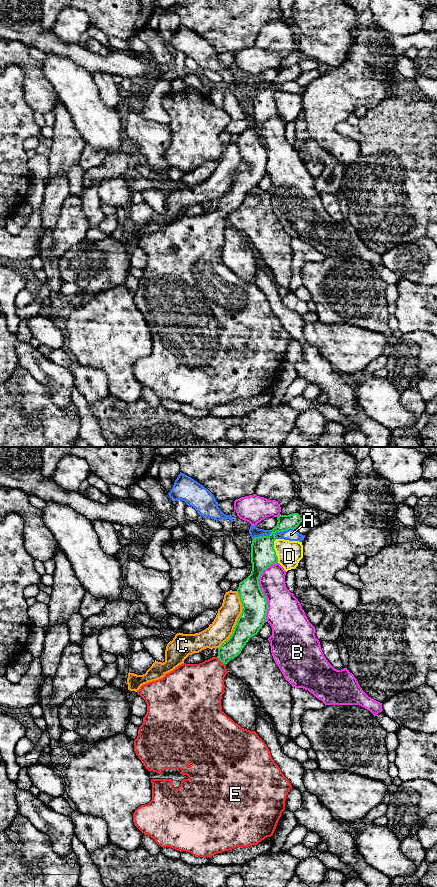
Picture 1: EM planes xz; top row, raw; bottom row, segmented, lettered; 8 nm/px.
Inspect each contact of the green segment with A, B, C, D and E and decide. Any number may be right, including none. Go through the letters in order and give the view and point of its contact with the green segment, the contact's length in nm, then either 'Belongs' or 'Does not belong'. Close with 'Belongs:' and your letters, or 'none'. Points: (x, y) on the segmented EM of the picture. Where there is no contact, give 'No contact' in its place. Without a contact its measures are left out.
A: Touches green at xz (283, 530). Shared border 190 nm. Does not belong
B: Touches green at xz (260, 589). Shared border 480 nm. Does not belong
C: Touches green at xz (237, 620). Shared border 480 nm. Does not belong
D: Touches green at xz (275, 551). Shared border 190 nm. Does not belong
E: Touches green at xz (221, 661). Shared border 100 nm. Belongs
Belongs: E

